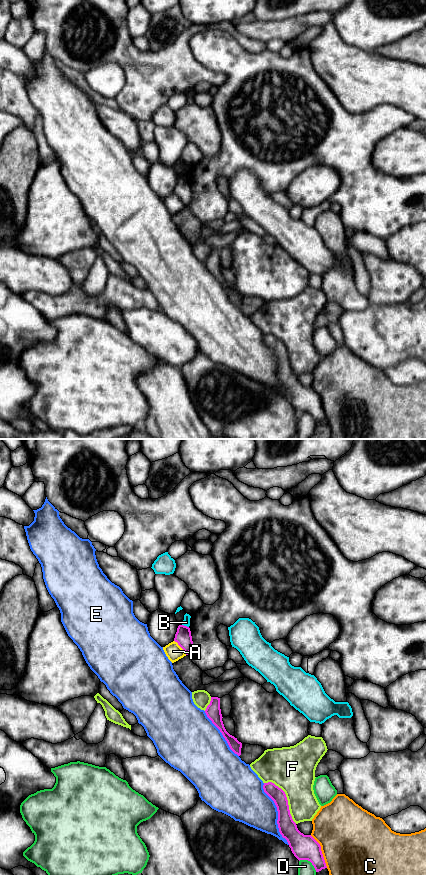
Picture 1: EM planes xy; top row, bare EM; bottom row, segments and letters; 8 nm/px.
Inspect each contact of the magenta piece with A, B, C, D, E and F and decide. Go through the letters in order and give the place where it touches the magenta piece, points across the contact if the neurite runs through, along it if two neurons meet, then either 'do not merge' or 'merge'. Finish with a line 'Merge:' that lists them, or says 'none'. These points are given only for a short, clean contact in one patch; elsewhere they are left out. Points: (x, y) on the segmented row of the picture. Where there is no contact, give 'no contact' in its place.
A: contact xy (180, 646); do not merge
B: contact xy (185, 626); do not merge
C: contact xy (321, 851); do not merge
D: contact xy (309, 860); do not merge
E: contact xy (278, 814); do not merge
F: contact xy (286, 798); do not merge
Merge: none

